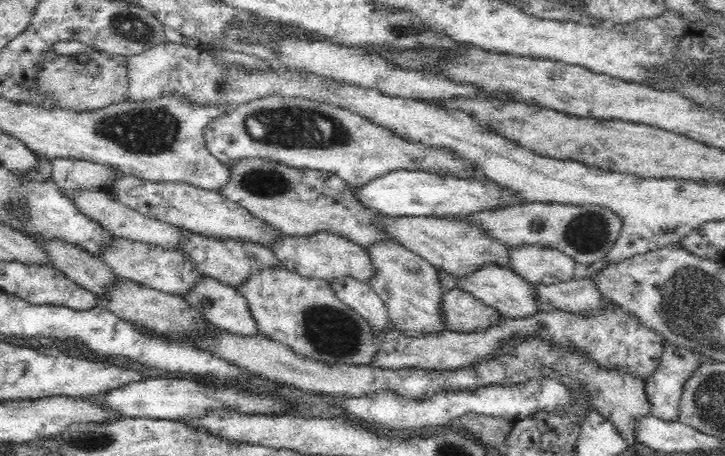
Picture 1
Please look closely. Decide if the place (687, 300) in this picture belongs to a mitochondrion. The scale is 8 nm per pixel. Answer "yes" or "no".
yes

